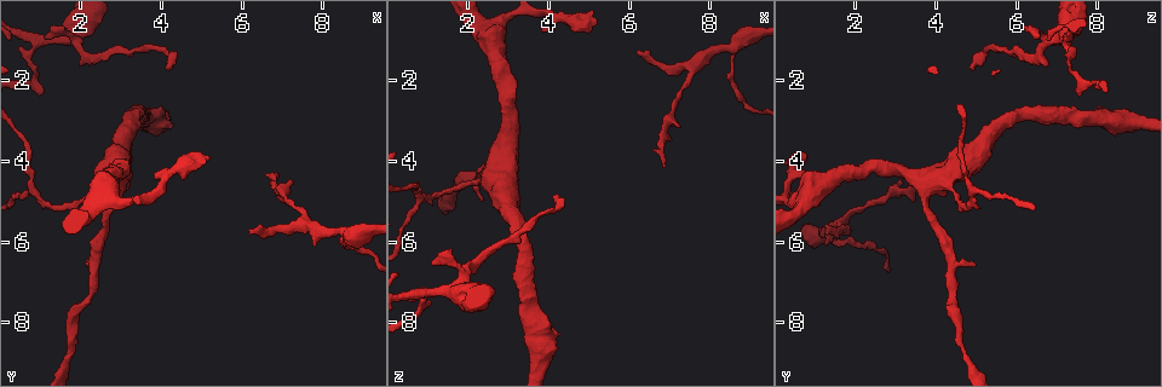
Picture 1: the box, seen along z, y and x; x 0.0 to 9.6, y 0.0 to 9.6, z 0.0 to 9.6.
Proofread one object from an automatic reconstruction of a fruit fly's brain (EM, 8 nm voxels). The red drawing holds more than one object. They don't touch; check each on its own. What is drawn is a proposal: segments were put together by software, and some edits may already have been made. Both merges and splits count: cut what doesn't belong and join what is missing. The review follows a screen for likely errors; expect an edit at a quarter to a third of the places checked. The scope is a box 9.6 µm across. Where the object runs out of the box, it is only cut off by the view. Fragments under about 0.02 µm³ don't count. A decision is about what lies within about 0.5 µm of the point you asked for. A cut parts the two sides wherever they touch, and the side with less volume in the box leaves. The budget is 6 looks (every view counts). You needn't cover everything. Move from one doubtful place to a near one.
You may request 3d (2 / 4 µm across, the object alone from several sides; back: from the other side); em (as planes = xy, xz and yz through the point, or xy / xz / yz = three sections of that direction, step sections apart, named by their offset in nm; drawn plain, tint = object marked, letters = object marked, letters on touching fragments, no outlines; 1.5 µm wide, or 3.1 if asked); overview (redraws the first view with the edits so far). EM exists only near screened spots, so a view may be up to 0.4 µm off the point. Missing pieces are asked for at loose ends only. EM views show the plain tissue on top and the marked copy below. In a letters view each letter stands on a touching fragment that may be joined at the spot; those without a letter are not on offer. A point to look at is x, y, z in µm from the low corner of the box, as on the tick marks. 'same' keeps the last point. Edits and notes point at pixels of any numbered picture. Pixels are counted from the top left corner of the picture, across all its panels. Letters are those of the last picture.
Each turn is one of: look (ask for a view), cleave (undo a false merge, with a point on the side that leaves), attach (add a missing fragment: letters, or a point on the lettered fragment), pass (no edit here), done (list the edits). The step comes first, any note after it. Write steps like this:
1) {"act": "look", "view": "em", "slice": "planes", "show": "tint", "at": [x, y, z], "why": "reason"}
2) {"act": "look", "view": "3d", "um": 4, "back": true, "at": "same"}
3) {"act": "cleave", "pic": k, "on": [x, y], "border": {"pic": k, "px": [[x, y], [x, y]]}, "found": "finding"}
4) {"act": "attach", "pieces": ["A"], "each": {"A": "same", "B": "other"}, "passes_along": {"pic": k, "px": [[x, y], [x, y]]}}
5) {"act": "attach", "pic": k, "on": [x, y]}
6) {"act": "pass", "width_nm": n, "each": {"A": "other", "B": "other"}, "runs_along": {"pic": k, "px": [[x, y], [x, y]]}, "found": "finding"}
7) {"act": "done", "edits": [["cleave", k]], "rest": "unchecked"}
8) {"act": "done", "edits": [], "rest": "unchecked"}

{"act": "look", "view": "3d", "um": 2, "at": [1.10, 0.90, 6.50], "why": "branch stops here"}

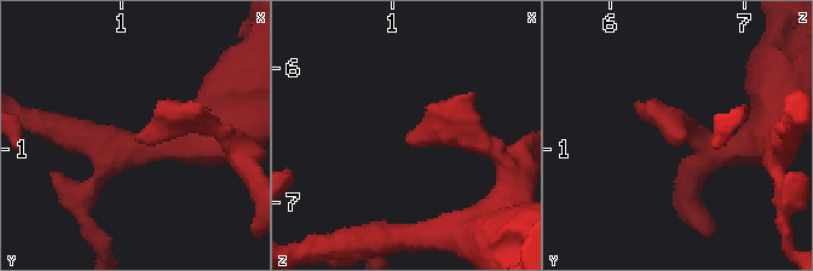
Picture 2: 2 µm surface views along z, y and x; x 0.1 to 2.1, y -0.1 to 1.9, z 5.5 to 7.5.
{"act": "look", "view": "em", "slice": "xz", "step": 4, "show": "tint", "at": [1.14, 0.94, 6.54], "why": "shape alone is not enough"}

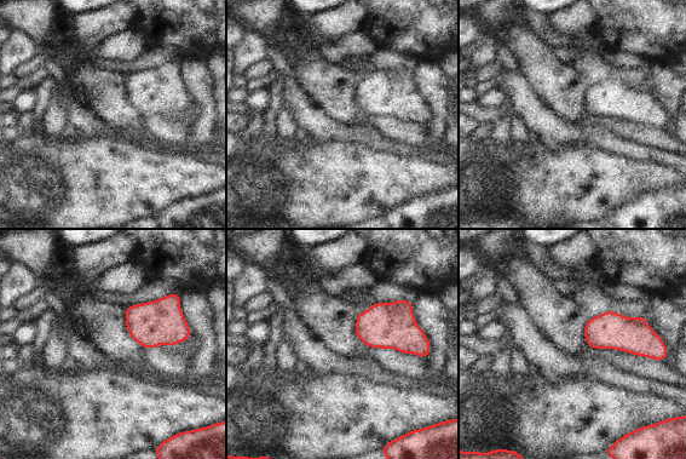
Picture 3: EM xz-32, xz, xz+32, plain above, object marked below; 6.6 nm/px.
{"act": "look", "view": "em", "slice": "planes", "show": "letters", "at": "same", "why": "another direction"}

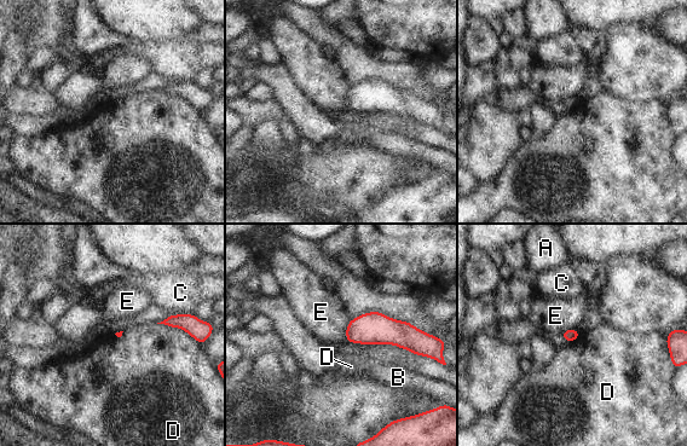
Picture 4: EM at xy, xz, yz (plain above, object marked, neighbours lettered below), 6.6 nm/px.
{"act": "pass", "longest_contact_nm": ["D", 360], "each": {"A": "other", "B": "other", "C": "other", "D": "other", "E": "other"}, "border": {"pic": 4, "px": [[364, 343], [396, 345], [415, 354]]}, "found": "no lettered fragment goes on from it"}

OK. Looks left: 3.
{"act": "look", "view": "3d", "um": 4, "at": [4.20, 1.75, 4.90], "why": "free end"}

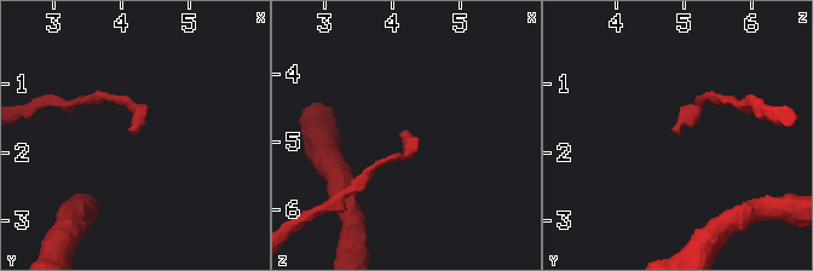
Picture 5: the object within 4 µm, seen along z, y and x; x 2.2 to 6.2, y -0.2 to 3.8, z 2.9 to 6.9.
{"act": "look", "view": "em", "slice": "yz", "step": 8, "show": "tint", "at": [4.20, 1.75, 4.90]}

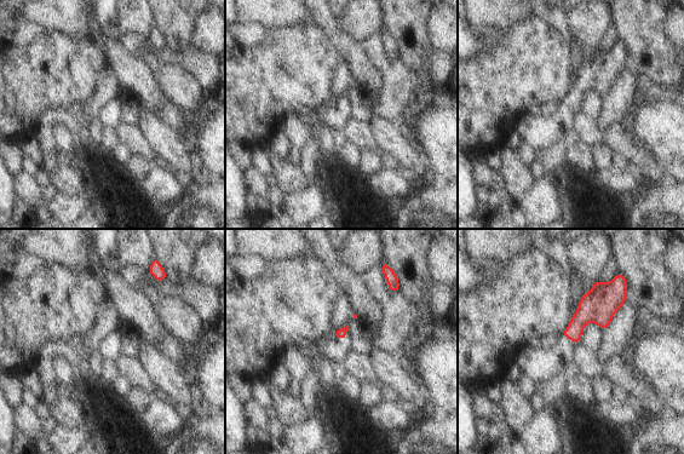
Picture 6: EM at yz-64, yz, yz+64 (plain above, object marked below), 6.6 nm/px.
{"act": "look", "view": "em", "slice": "planes", "show": "letters", "at": "same"}

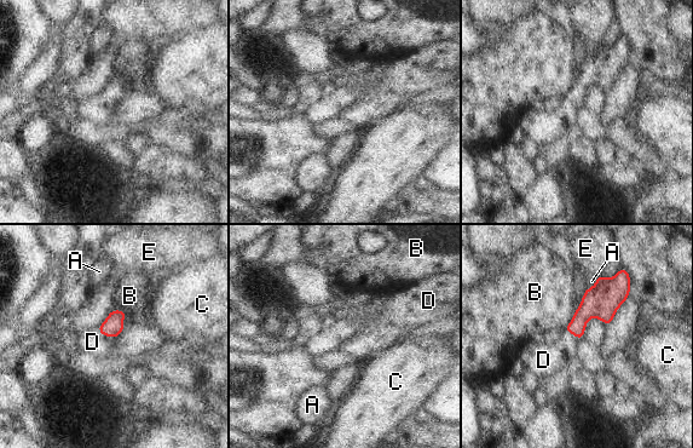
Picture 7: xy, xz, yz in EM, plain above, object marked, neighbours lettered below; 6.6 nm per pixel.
{"act": "attach", "pieces": ["D"], "each": {"A": "other", "B": "other", "C": "other", "D": "same", "E": "other"}, "passes_along": {"pic": 7, "px": [[113, 326], [104, 334], [92, 342]]}, "found": "it goes on there"}

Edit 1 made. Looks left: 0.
{"act": "done", "edits": [["attach", 7]], "rest": "unchecked"}

